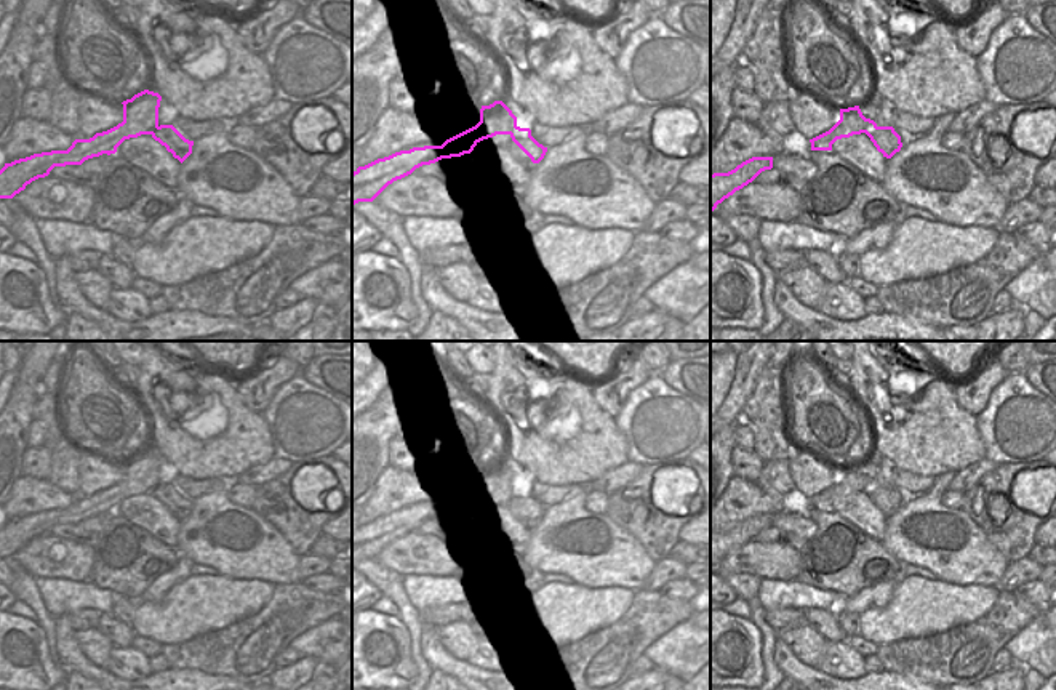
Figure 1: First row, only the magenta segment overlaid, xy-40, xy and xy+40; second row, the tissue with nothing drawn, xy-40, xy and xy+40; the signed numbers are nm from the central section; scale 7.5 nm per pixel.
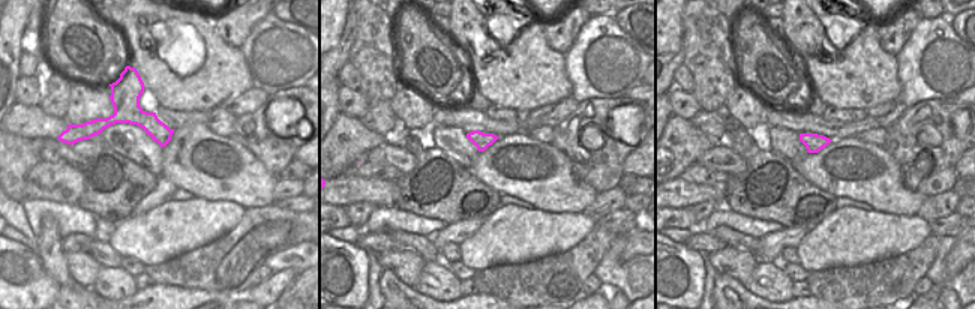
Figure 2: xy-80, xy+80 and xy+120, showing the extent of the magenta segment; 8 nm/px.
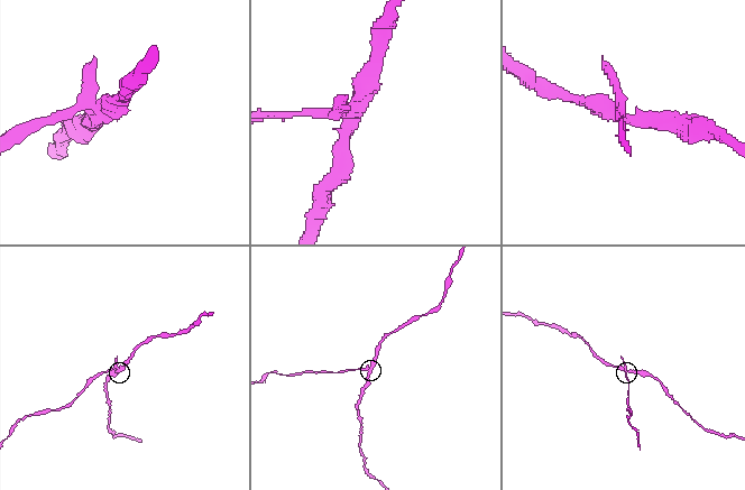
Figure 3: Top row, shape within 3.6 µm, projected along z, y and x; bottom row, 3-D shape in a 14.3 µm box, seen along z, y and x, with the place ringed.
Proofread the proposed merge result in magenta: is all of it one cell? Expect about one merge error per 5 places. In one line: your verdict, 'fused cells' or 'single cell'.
fused cells

